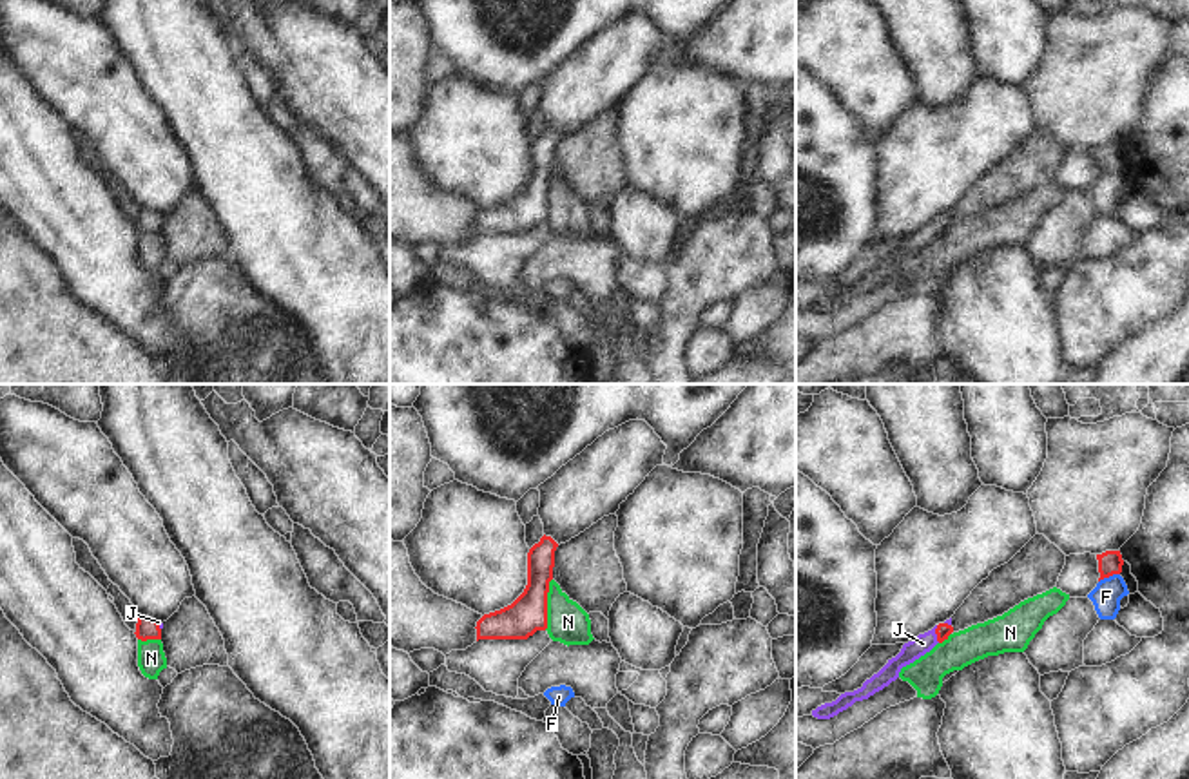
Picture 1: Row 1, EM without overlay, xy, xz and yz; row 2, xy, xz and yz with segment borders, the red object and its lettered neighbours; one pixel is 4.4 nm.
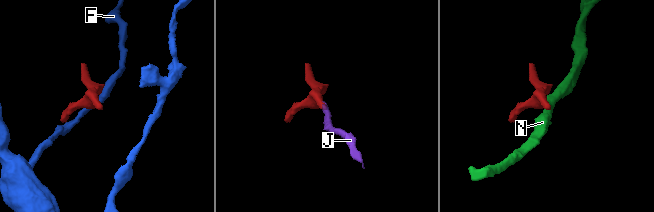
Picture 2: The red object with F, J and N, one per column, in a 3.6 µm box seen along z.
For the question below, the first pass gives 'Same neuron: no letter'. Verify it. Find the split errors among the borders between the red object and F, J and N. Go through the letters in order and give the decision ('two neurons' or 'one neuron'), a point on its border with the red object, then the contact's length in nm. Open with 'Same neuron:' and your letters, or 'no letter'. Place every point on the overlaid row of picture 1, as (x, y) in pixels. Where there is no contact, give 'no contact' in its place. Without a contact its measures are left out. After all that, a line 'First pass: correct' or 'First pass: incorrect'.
Same neuron: J
F: two neurons; contact yz (1108, 577); length 100 nm
J: one neuron; contact yz (936, 633); length 80 nm
N: two neurons; contact xz (546, 604); length 240 nm
First pass: incorrect

